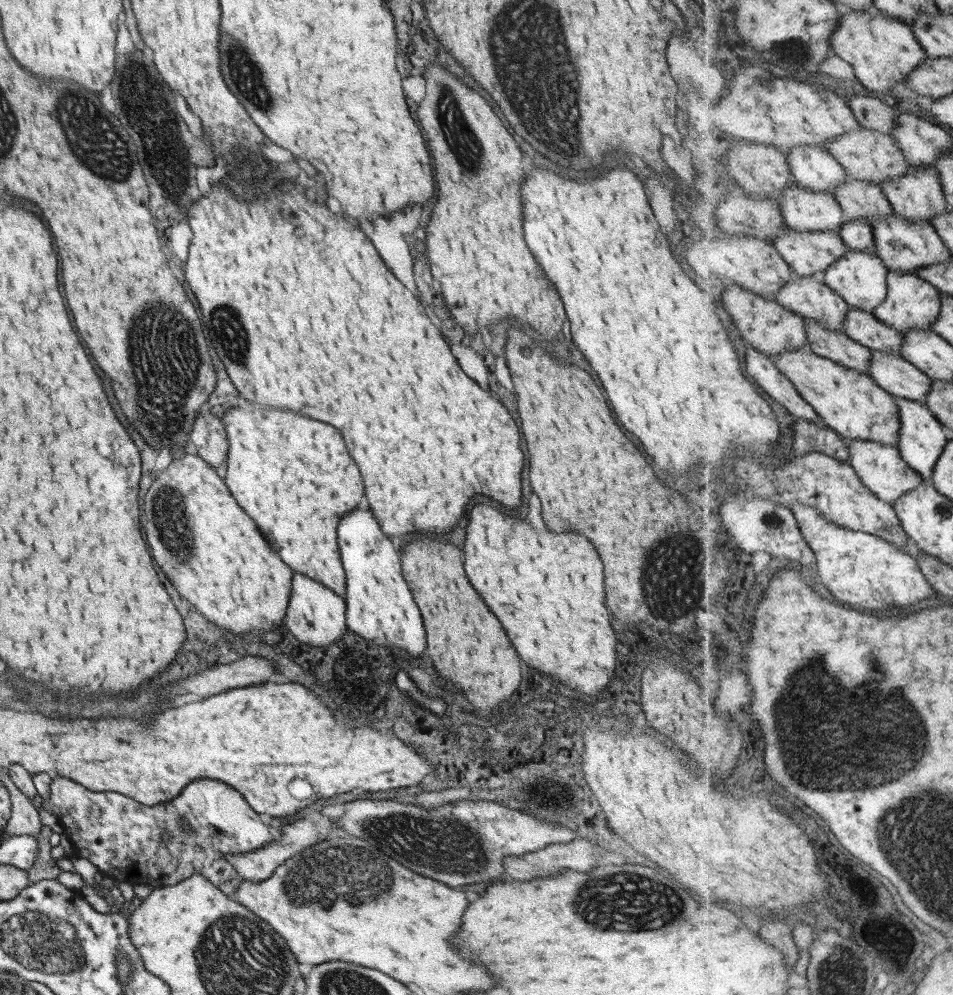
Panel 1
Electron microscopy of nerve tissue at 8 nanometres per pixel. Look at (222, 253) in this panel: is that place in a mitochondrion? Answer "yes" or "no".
no

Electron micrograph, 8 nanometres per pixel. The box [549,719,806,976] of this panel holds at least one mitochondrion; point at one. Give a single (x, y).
(632, 899)

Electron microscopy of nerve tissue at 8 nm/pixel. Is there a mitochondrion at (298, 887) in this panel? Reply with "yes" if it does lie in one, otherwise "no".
yes

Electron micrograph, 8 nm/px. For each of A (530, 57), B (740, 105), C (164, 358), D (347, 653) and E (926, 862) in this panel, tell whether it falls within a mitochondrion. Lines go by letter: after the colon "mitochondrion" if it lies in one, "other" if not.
A: mitochondrion
B: other
C: mitochondrion
D: other
E: mitochondrion

